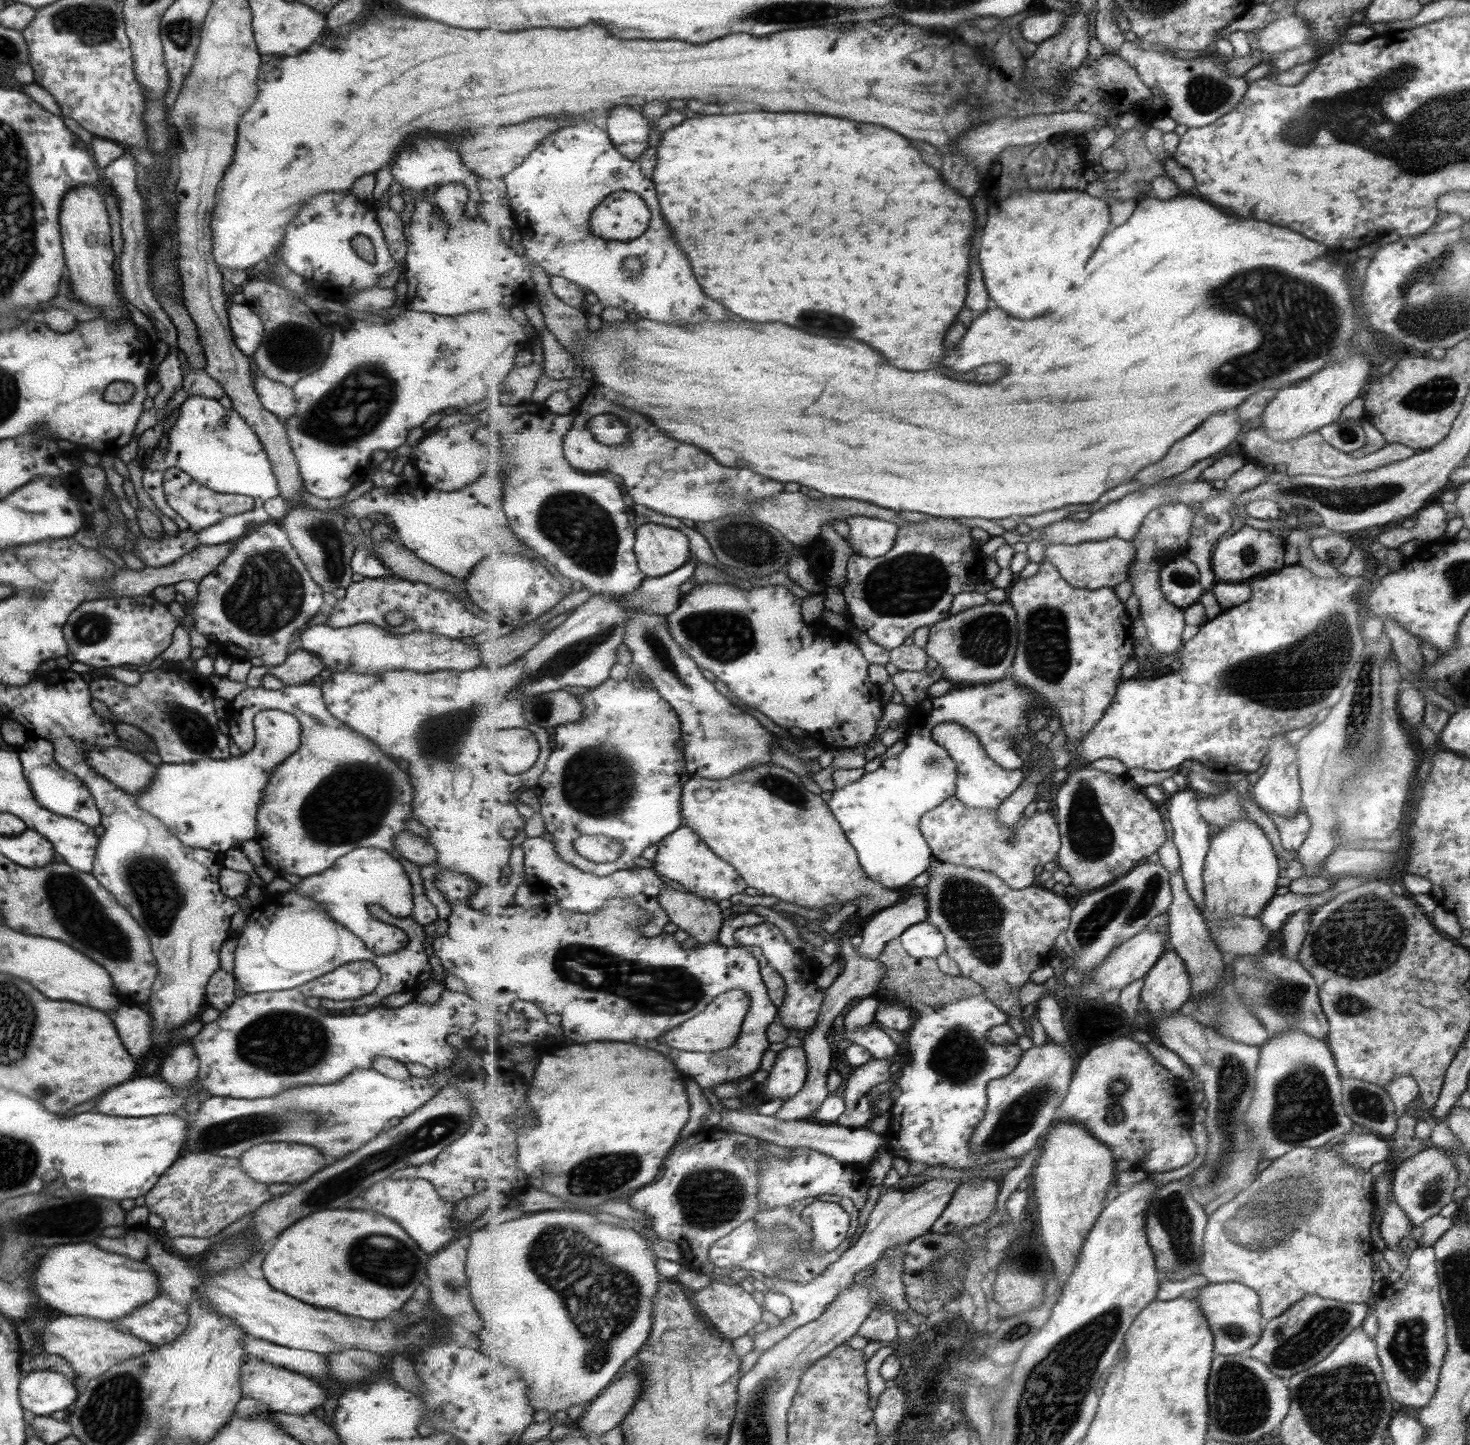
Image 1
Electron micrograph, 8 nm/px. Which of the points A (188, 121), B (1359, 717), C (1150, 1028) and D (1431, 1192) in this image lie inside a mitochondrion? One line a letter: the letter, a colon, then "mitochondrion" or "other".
A: mitochondrion
B: mitochondrion
C: other
D: mitochondrion

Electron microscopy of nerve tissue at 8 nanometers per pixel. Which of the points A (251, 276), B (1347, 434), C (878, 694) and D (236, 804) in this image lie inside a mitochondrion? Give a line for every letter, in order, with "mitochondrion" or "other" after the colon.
A: other
B: mitochondrion
C: other
D: other

